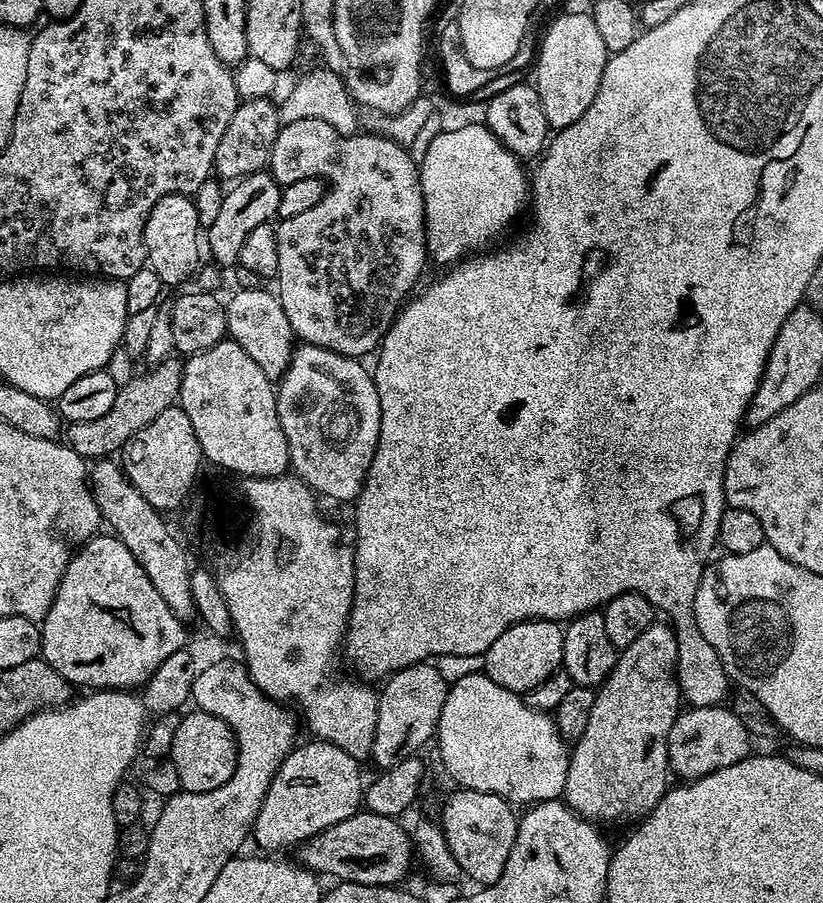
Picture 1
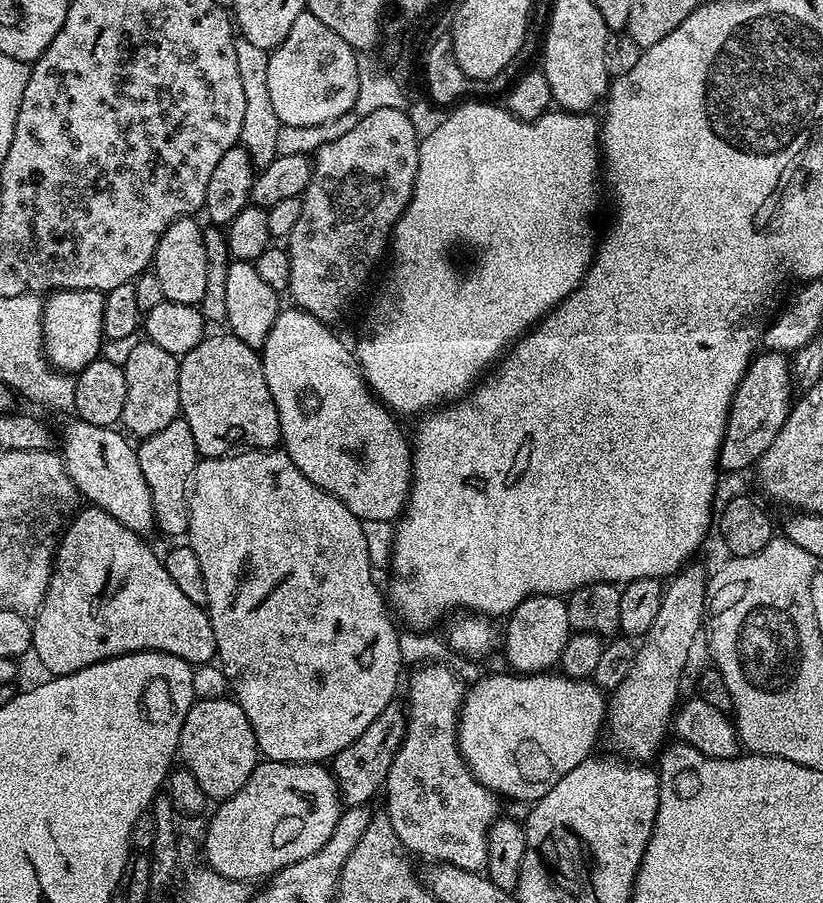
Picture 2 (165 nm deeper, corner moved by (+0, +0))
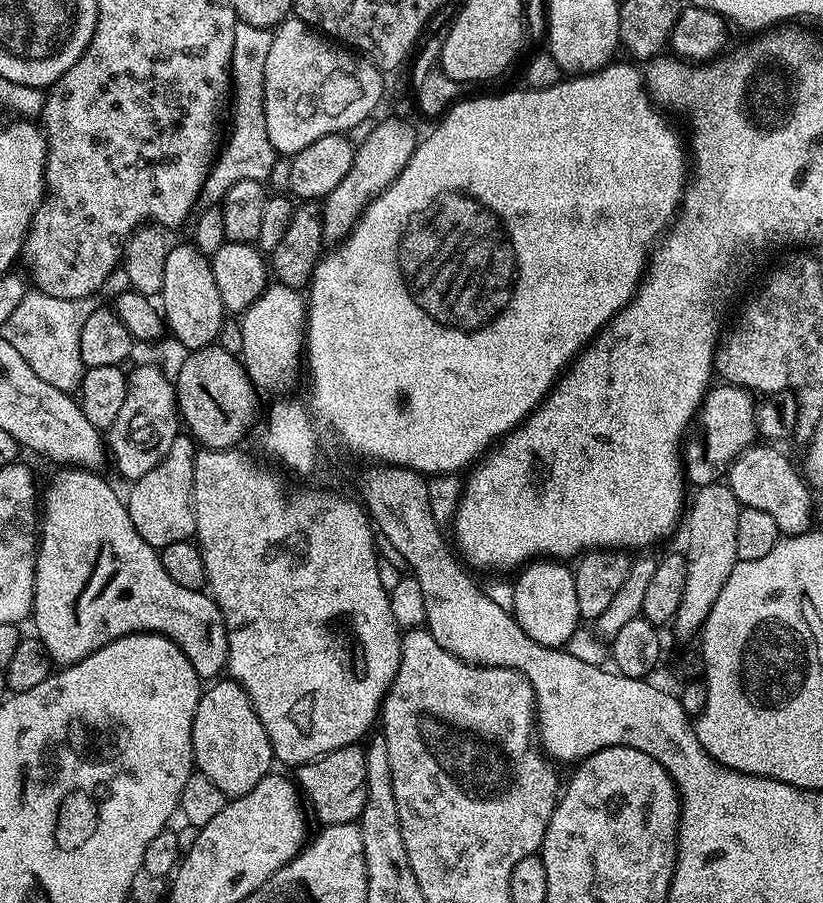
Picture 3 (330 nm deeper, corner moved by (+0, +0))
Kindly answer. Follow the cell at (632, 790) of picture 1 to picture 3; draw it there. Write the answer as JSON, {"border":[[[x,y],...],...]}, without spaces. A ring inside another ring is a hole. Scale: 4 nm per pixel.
{"border":[[[724,482],[696,488],[694,494],[696,494],[696,497],[693,500],[691,497],[686,508],[686,524],[688,520],[688,548],[686,547],[684,552],[686,558],[686,590],[682,590],[682,602],[678,602],[674,621],[674,629],[676,628],[676,632],[680,636],[692,636],[695,632],[697,635],[703,629],[718,594],[722,594],[722,586],[726,586],[726,578],[730,578],[730,574],[738,562],[736,559],[738,554],[738,514],[742,507],[738,498]]]}

